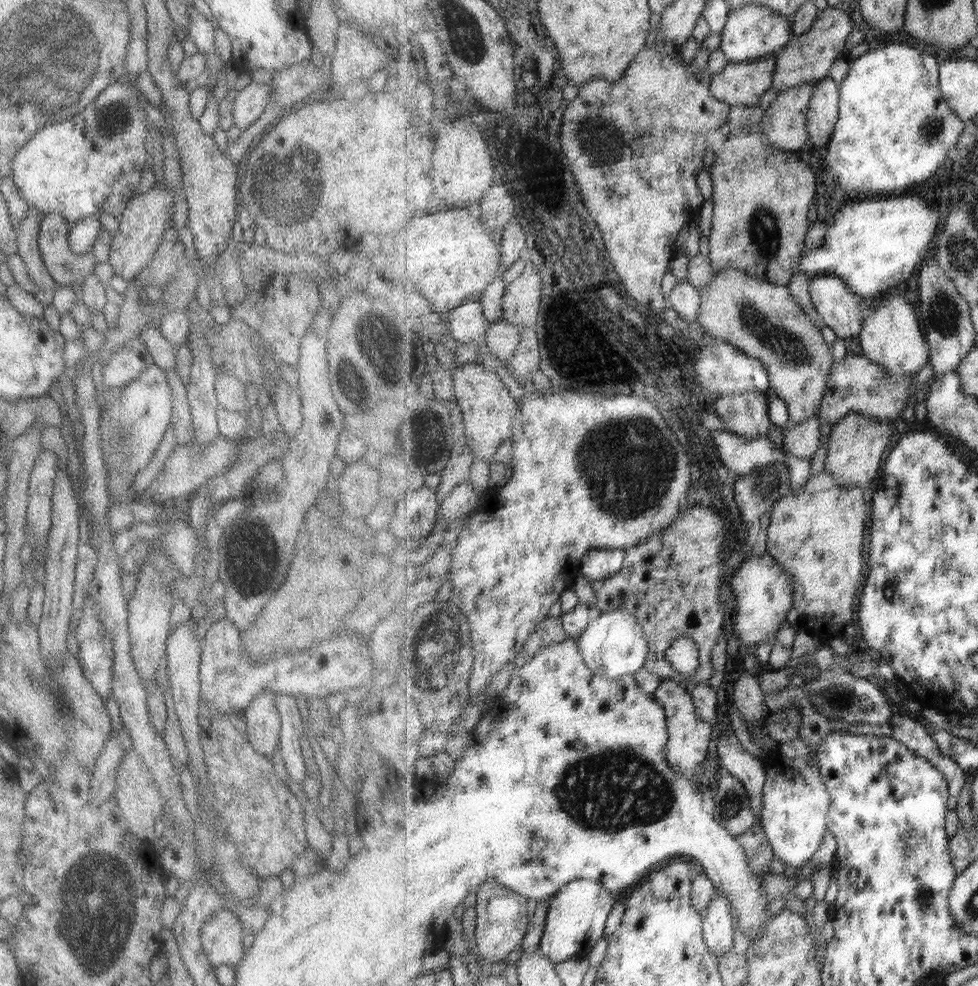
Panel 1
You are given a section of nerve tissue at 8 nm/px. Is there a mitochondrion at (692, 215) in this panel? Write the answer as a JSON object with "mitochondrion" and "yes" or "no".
{"mitochondrion":"no"}

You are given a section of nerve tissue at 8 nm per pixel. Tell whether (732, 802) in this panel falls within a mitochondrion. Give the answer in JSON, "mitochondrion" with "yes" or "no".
{"mitochondrion":"yes"}

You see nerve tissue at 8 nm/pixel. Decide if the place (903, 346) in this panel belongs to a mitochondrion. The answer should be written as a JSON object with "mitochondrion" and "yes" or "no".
{"mitochondrion":"no"}

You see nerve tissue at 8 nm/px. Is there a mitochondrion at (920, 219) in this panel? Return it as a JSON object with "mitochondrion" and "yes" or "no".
{"mitochondrion":"no"}

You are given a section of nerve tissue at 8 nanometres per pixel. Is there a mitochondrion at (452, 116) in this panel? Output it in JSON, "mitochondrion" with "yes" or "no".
{"mitochondrion":"no"}

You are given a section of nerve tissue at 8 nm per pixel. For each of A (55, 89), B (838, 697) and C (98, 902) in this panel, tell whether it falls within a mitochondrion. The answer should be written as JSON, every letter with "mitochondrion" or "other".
{"A":"mitochondrion","B":"mitochondrion","C":"mitochondrion"}

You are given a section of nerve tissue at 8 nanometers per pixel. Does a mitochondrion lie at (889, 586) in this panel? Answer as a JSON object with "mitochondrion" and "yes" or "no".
{"mitochondrion":"no"}

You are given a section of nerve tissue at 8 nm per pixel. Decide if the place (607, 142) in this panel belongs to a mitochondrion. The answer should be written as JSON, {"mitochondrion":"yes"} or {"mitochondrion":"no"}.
{"mitochondrion":"yes"}

